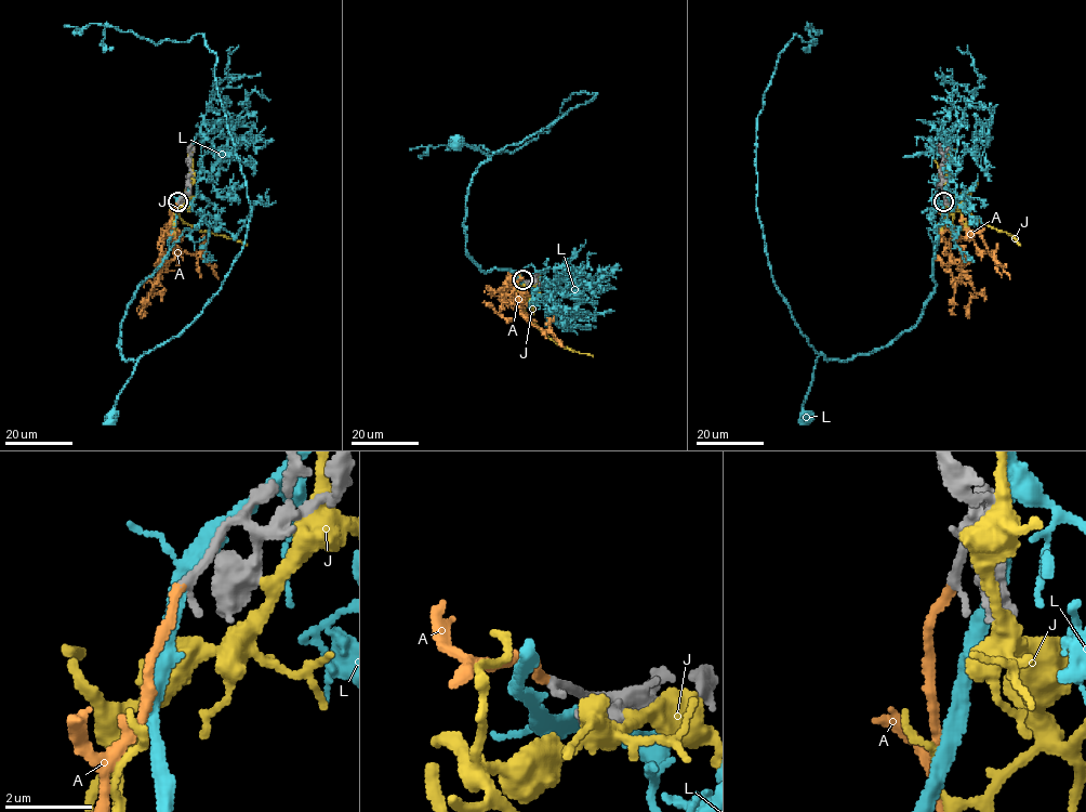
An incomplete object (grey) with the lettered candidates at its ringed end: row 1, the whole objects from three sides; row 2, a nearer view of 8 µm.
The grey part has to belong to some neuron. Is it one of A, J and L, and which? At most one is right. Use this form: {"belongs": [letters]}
{"belongs": ["A"]}

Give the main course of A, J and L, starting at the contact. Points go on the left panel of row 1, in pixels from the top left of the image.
A: (177, 201), (172, 220), (158, 241), (156, 284), (146, 299), (140, 318)
J: (181, 205), (173, 211), (169, 207), (185, 223), (247, 245)
L: (181, 199), (169, 253), (134, 292), (122, 321), (122, 357), (138, 359), (144, 354), (118, 397), (111, 420)

